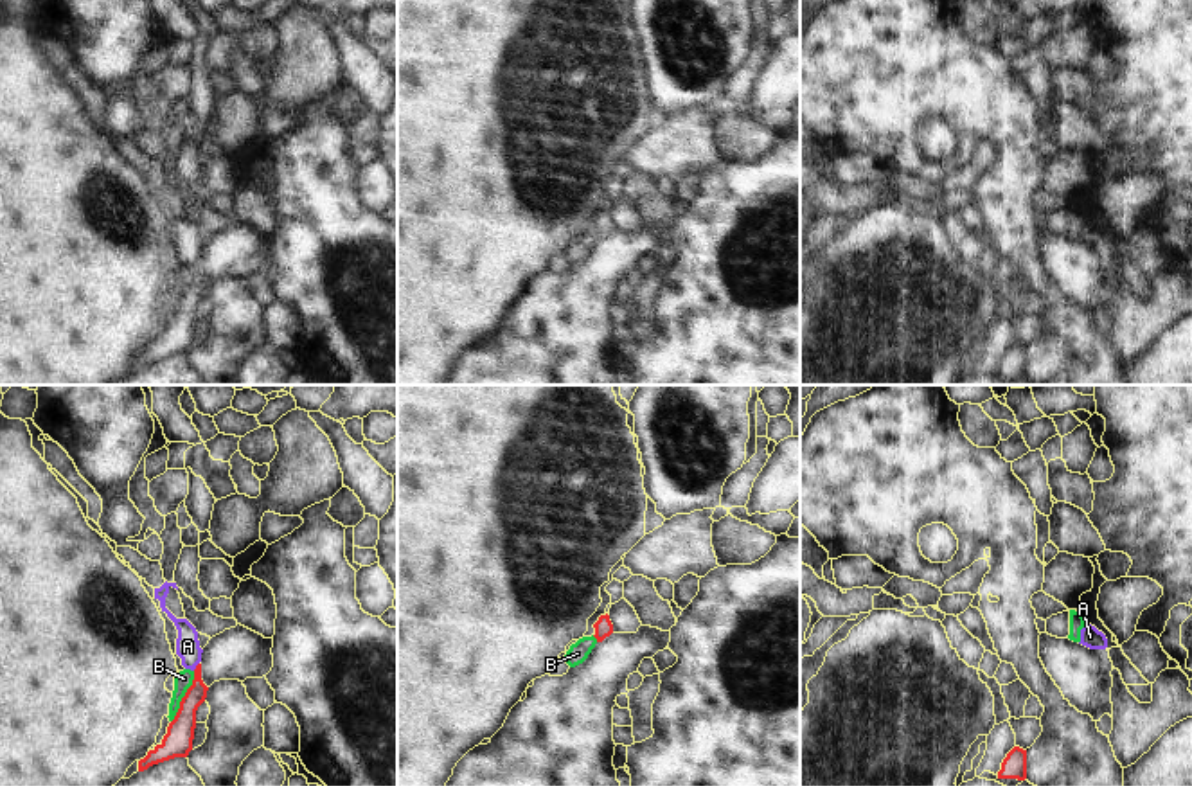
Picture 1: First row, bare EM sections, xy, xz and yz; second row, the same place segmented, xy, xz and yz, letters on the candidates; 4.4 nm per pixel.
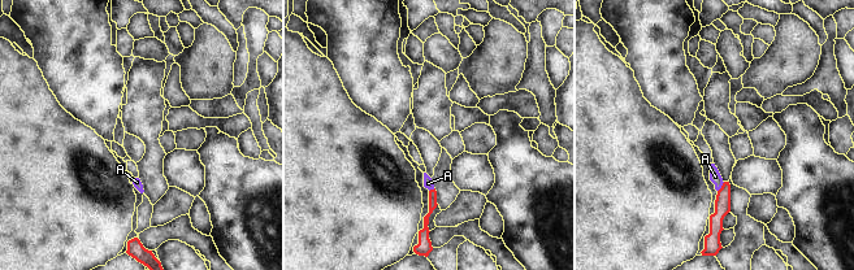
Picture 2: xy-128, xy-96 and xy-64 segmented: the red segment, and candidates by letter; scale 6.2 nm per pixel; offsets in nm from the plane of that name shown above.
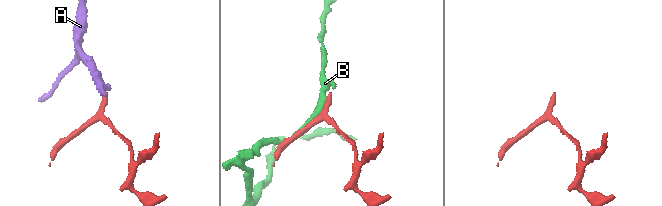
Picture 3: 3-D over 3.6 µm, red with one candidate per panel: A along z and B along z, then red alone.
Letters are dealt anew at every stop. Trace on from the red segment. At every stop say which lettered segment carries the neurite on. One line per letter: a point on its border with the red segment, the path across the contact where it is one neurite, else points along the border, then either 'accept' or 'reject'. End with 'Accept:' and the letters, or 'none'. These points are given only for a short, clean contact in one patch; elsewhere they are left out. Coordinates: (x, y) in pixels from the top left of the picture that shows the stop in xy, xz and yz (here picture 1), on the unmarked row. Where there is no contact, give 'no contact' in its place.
A: meets red in xy at (196, 263); border along xy (198, 259), (193, 267); reject
B: meets red in xy at (184, 294); reject
Accept: none

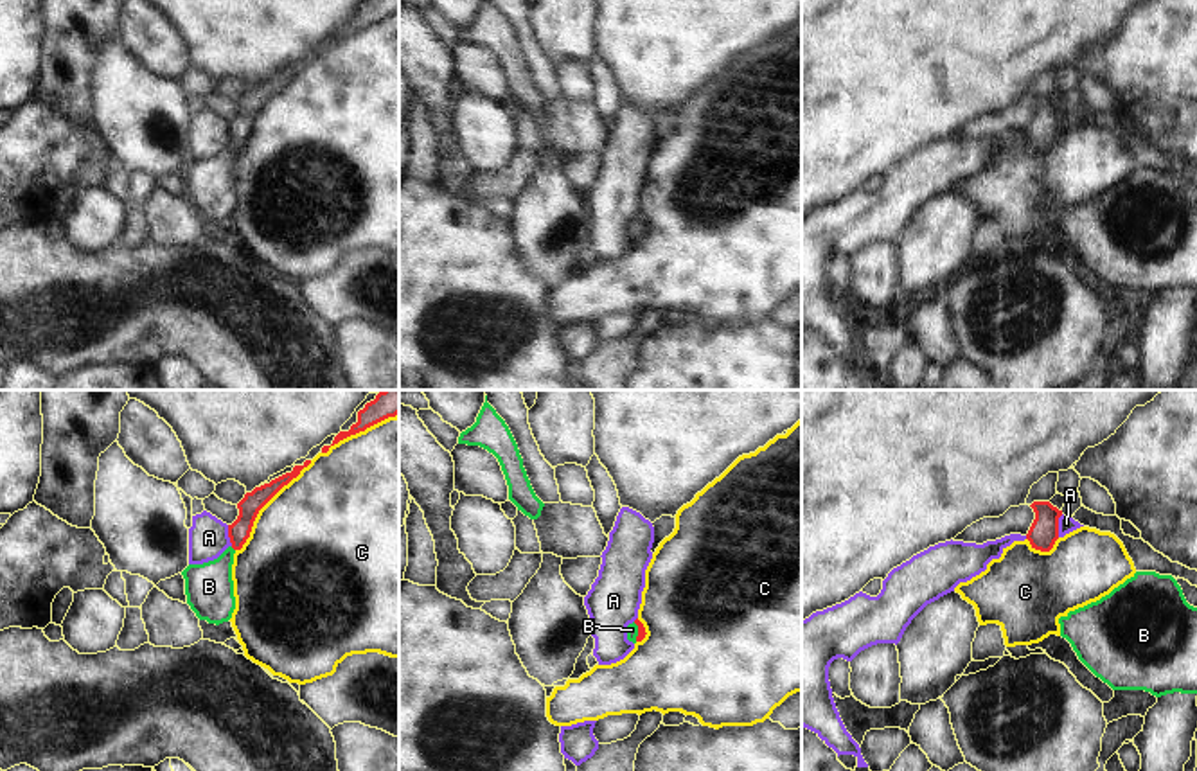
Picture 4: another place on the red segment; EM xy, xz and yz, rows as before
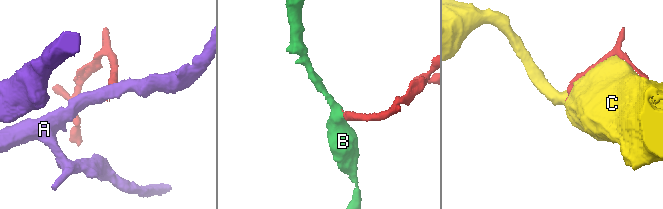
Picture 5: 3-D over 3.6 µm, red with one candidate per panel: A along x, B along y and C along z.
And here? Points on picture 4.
A: meets red in yz at (1057, 123); border along yz (1063, 112), (1057, 133); reject
B: meets red in xz at (638, 229); runs through xz (642, 230), (638, 229), (631, 227); accept
C: meets red in xy at (265, 101); reject
Accept: B

